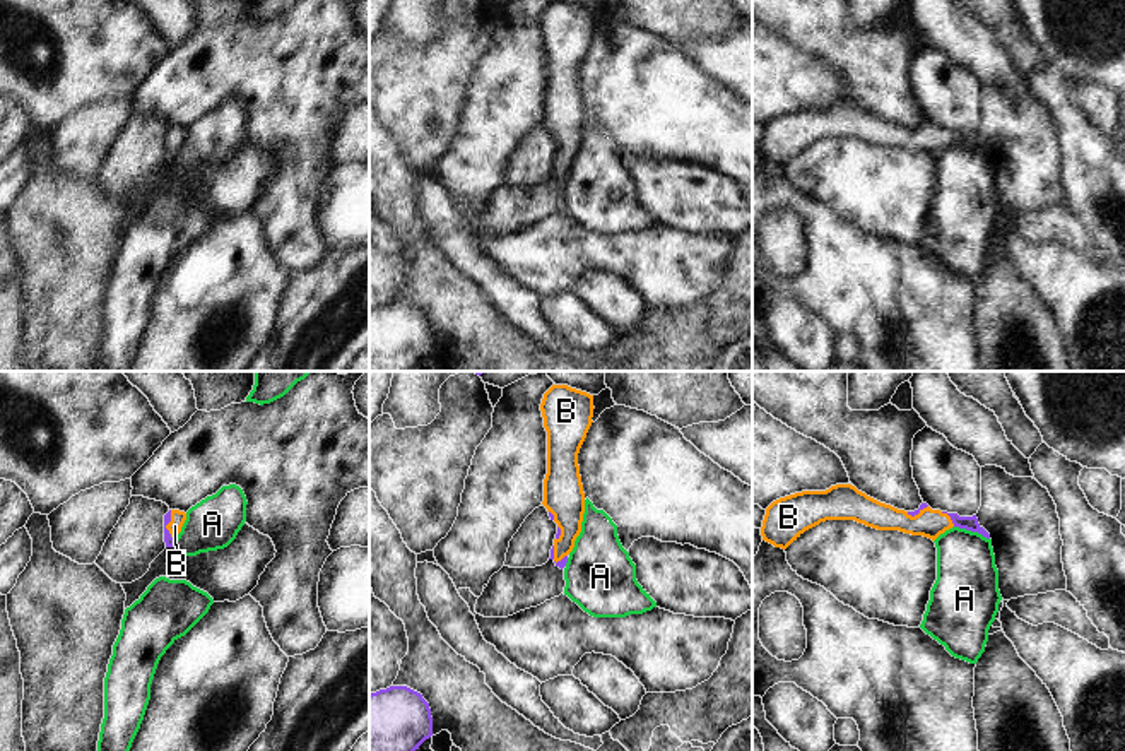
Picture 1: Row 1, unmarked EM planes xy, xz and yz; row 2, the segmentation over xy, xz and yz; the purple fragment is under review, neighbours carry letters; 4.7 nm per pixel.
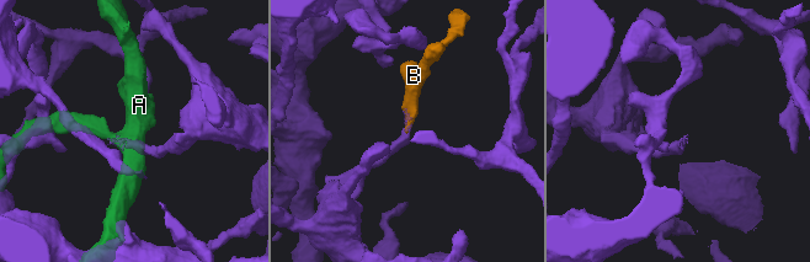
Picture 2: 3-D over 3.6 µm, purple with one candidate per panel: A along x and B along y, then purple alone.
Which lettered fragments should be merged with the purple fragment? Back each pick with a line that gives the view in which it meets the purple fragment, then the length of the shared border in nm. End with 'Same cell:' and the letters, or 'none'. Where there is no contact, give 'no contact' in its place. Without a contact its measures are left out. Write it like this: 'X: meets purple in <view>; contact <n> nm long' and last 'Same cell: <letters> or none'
B: meets purple in xy; contact 140 nm long
Same cell: B

